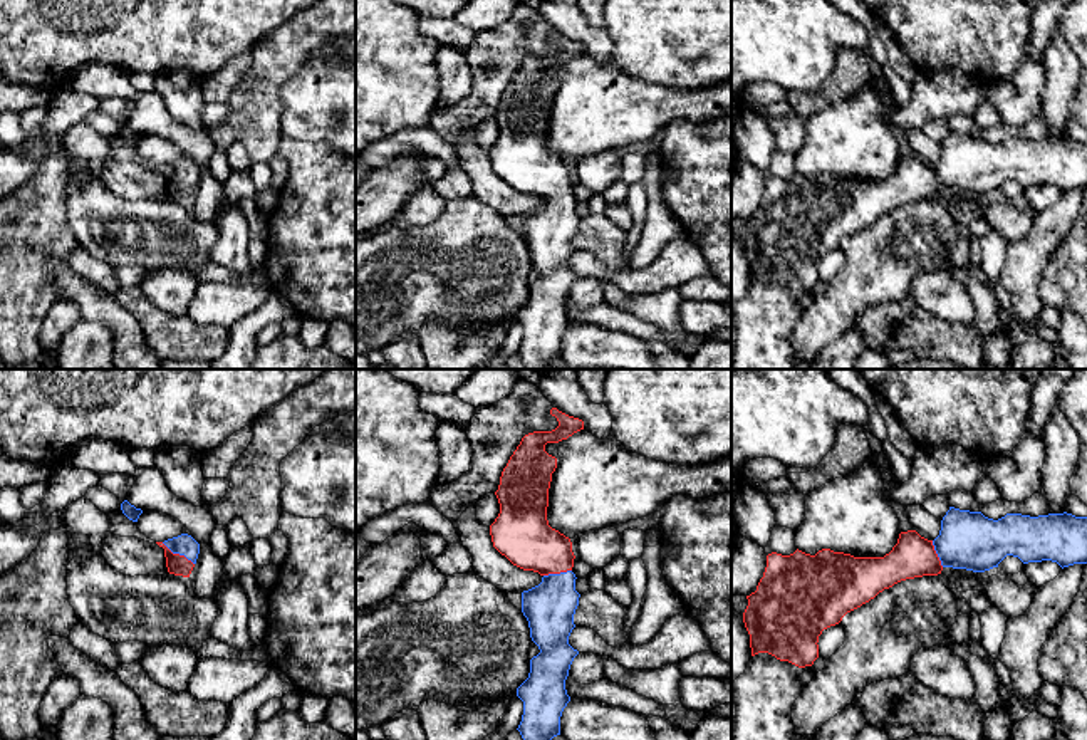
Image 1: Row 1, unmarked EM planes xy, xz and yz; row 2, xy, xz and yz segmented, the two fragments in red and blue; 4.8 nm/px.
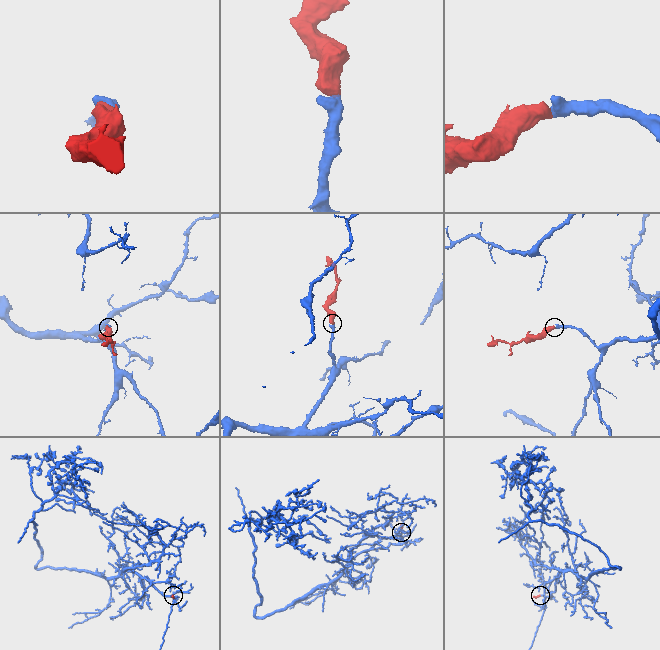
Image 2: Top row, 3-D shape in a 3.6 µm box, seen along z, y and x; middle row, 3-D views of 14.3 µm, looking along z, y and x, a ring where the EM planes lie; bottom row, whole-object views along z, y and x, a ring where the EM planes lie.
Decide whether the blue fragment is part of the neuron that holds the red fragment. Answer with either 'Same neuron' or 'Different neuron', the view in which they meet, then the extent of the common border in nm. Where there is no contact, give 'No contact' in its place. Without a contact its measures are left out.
Same neuron. Touches red in xy. Shared border 190 nm

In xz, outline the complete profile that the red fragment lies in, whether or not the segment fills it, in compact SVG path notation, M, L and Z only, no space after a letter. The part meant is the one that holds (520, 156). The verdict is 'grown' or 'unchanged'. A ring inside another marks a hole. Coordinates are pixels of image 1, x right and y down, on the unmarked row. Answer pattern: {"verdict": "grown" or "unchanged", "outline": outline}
{"verdict": "grown", "outline": "M557 32L550 34L559 50L552 55L533 55L522 62L502 96L498 114L495 116L500 138L490 149L493 171L513 190L523 195L533 195L542 200L542 206L522 216L522 237L528 245L530 262L540 277L530 284L528 302L517 312L517 320L523 326L523 339L518 356L525 369L549 369L560 359L560 341L570 320L565 314L570 289L579 279L569 268L574 248L574 238L580 218L575 215L575 198L572 166L569 161L552 153L547 144L549 112L552 97L557 92L557 82L545 76L547 67L559 67L574 57L584 54L584 45L569 40Z"}

